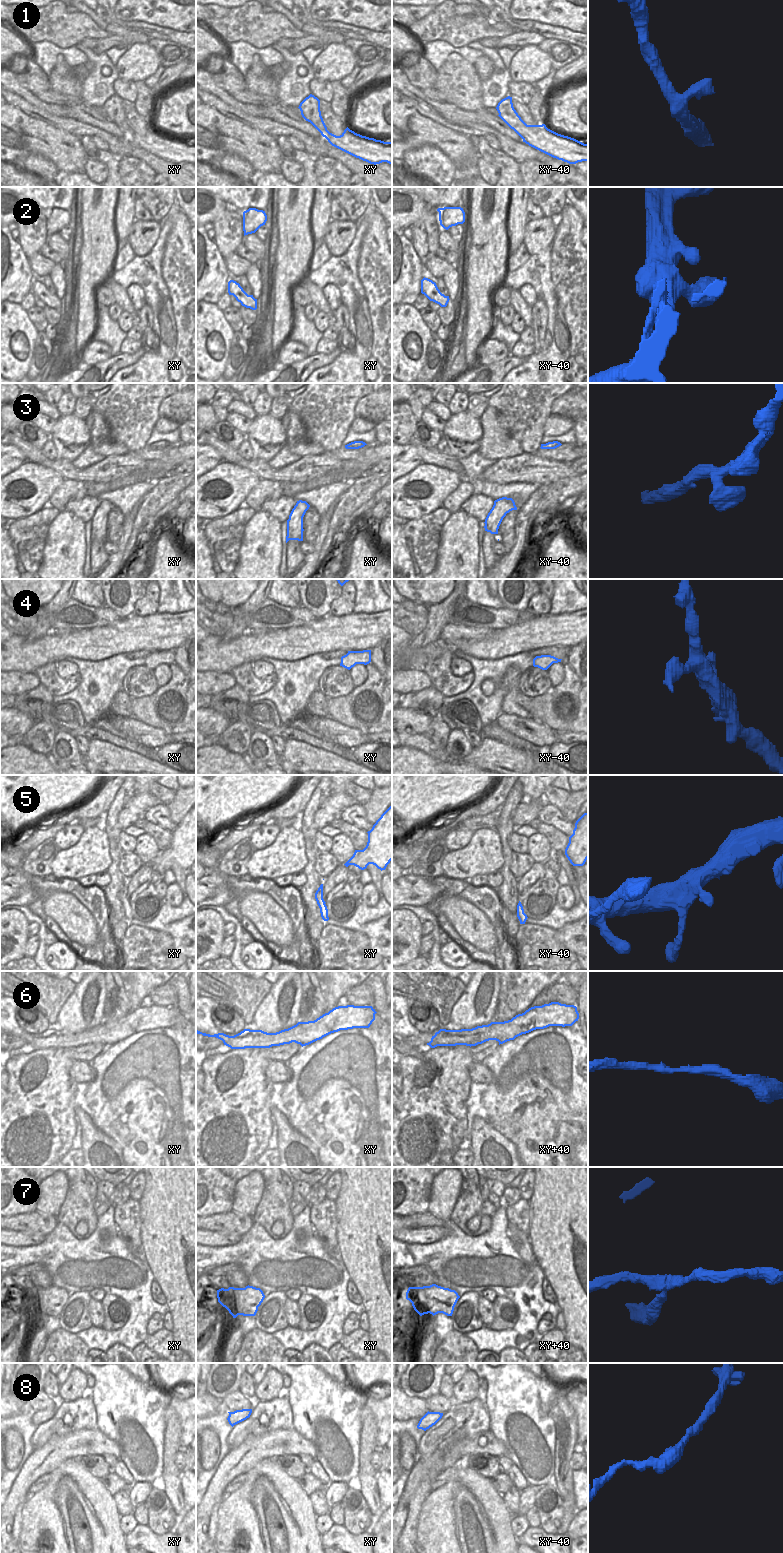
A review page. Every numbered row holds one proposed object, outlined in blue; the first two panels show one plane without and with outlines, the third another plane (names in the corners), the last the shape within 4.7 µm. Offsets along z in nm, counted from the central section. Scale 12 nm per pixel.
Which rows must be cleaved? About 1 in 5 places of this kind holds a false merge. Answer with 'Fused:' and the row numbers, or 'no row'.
Fused: no row

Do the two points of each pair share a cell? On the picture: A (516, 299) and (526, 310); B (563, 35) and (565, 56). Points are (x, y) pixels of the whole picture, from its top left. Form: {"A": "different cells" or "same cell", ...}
{"A": "same cell", "B": "different cells"}

